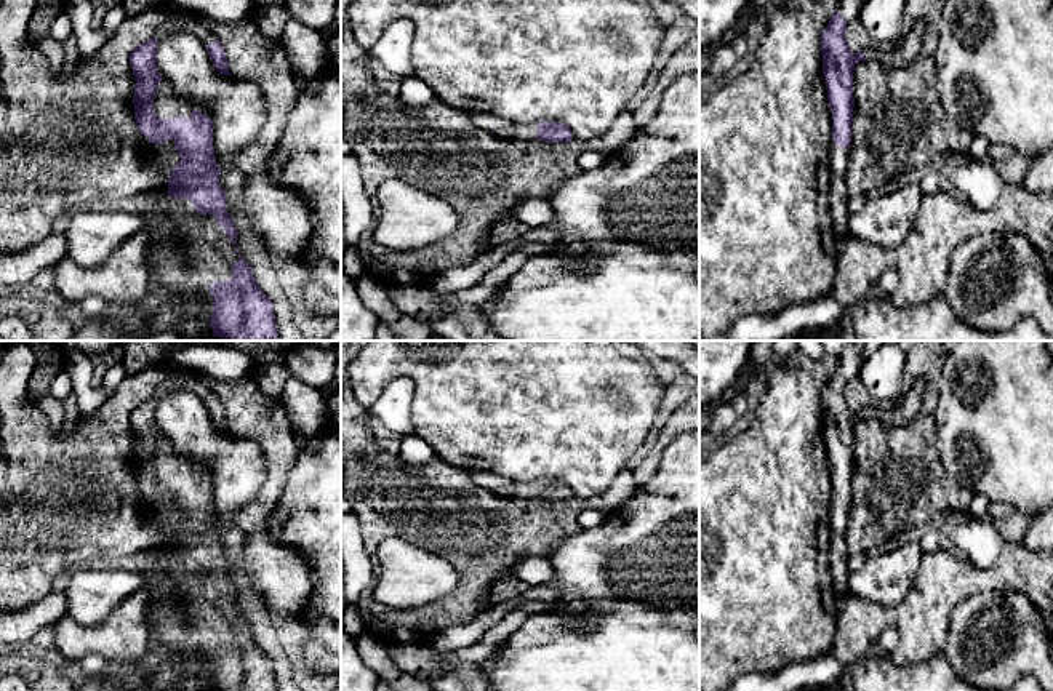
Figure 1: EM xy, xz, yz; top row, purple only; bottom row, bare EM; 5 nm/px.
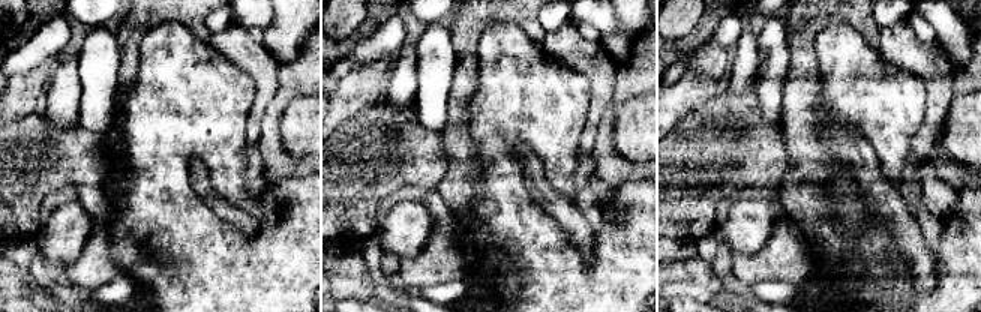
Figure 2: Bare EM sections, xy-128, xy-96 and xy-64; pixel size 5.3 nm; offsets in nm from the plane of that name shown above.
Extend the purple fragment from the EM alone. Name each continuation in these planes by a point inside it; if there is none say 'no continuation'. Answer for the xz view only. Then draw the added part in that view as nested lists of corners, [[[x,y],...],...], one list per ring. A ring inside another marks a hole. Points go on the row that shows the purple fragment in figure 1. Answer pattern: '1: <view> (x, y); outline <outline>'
1: xz (506, 130); outline [[[470,114],[475,126],[493,133],[501,139],[522,139],[535,141],[538,133],[538,123],[512,123],[493,114]]]

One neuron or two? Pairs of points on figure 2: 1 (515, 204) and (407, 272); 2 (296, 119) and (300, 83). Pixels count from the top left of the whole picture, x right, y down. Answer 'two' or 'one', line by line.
1: two
2: two

